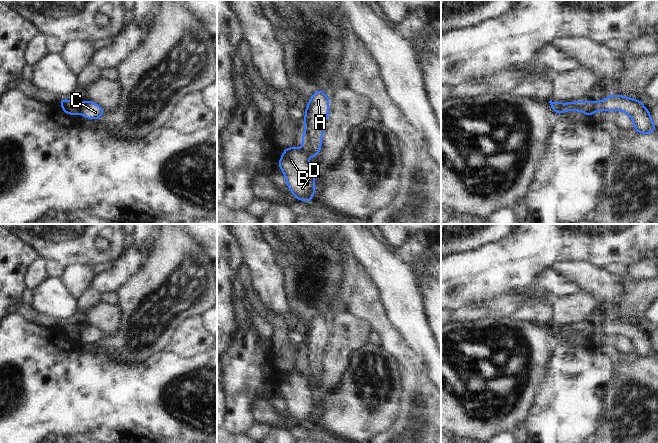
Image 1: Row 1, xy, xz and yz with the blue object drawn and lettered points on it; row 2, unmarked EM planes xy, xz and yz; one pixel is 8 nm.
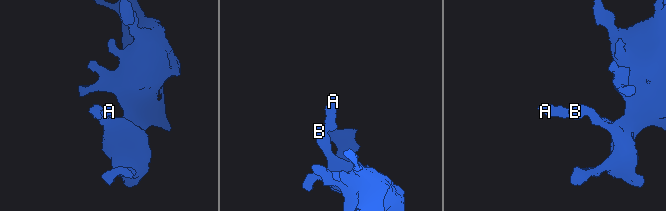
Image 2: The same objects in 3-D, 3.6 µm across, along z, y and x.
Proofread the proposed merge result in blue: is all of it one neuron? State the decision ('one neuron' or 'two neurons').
two neurons

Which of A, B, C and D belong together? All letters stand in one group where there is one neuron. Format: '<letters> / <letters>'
A C / B D

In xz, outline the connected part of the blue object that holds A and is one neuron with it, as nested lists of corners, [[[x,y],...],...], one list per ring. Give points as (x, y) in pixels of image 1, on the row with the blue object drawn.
[[[318,90],[310,98],[305,109],[305,132],[302,145],[306,154],[315,159],[321,150],[324,124],[329,114],[329,98],[325,92]]]

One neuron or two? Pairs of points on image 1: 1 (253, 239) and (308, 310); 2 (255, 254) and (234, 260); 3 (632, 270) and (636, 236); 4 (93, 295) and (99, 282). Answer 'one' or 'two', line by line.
1: two
2: two
3: two
4: two

